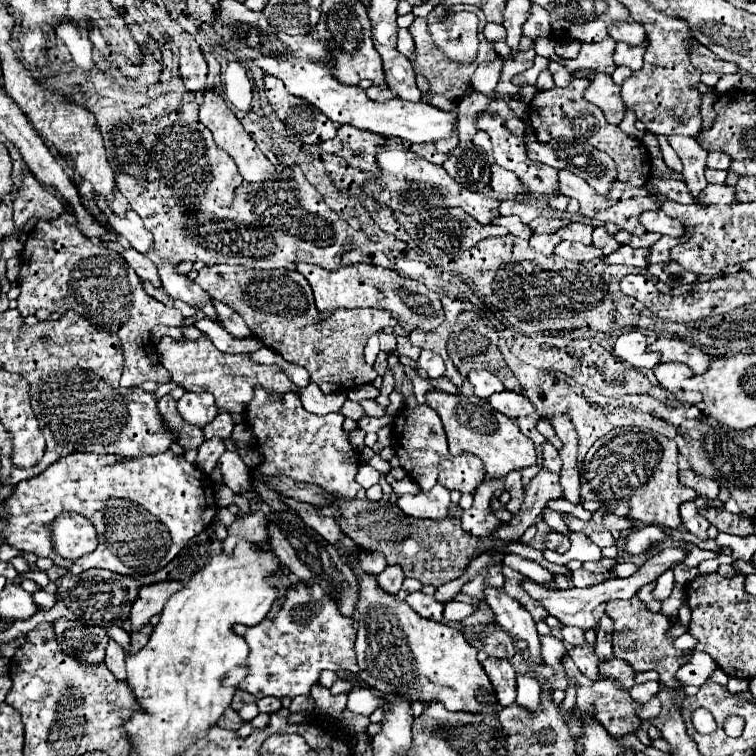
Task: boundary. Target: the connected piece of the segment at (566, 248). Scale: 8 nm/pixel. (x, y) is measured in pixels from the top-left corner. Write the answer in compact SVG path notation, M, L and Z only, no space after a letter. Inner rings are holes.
M562 241L553 253L570 261L588 262L603 255L599 248L593 245L585 246L579 242Z

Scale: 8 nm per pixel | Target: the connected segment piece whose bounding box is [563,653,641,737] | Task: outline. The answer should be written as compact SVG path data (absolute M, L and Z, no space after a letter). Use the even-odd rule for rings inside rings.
M569 653L563 655L563 667L565 667L569 683L575 683L575 687L577 687L577 707L581 709L581 713L595 717L613 737L623 737L623 735L631 733L635 727L639 727L641 719L637 717L637 709L641 707L641 703L637 703L629 695L629 691L623 689L613 677L603 677L599 681L589 681L587 677L583 677L575 669L575 663L571 661Z

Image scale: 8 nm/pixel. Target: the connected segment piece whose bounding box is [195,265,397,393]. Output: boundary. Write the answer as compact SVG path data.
M211 265L199 271L195 283L213 299L237 311L253 329L255 337L263 339L269 349L281 353L289 363L305 367L311 381L315 381L323 393L355 389L375 381L377 373L365 363L363 347L367 339L385 325L397 325L383 309L335 309L319 313L313 303L311 285L297 271L257 271L233 265Z

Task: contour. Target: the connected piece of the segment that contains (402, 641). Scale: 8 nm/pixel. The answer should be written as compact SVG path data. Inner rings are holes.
M359 575L359 601L357 601L357 641L355 641L355 653L359 661L359 673L357 677L367 681L369 687L381 691L381 693L395 693L403 695L409 701L421 701L425 707L431 701L439 701L449 711L467 711L467 713L491 713L495 715L499 709L503 709L497 703L493 685L477 661L477 651L473 645L469 645L463 637L463 633L455 627L435 623L429 619L423 619L417 615L407 603L397 603L393 595L387 595L379 589L375 575Z

